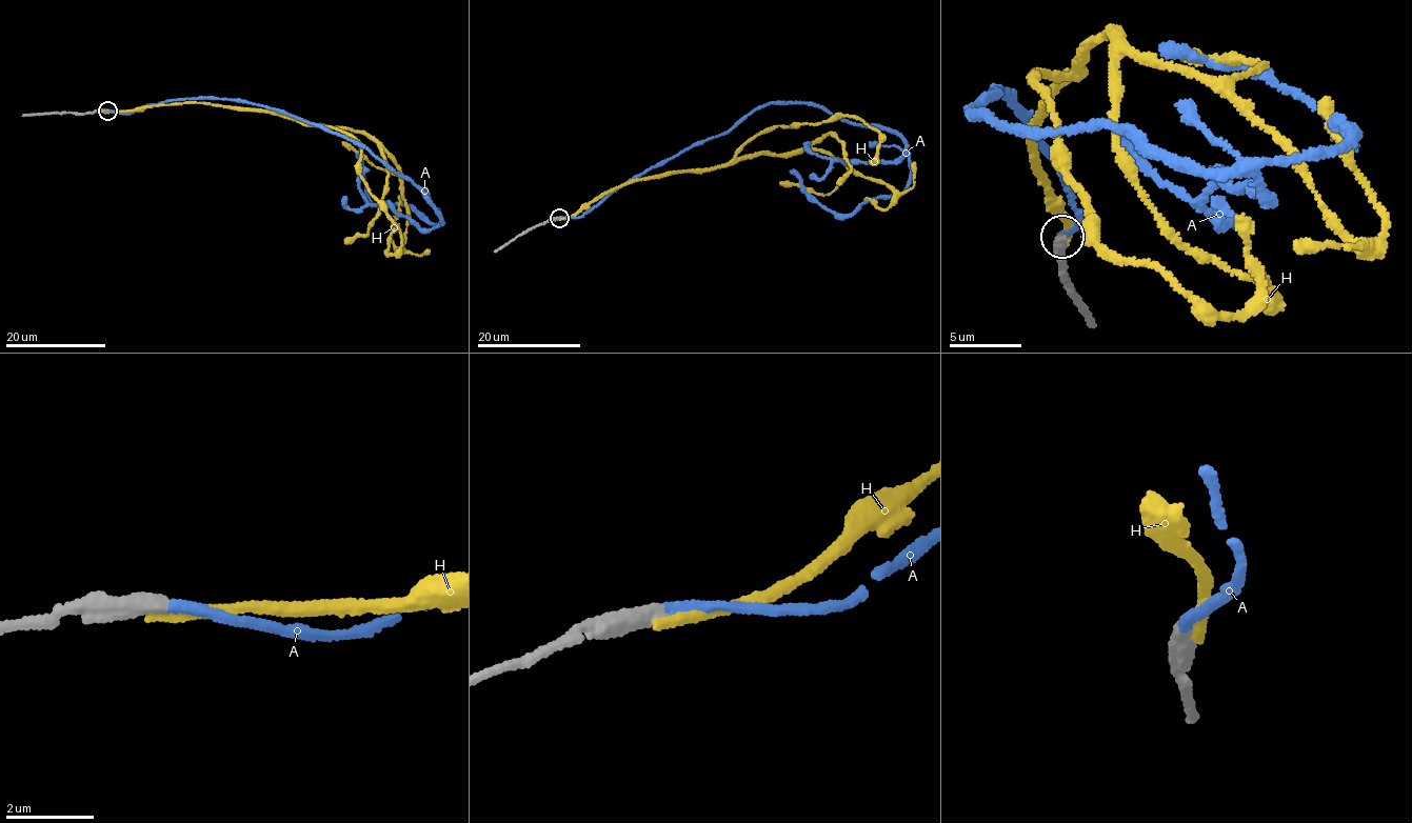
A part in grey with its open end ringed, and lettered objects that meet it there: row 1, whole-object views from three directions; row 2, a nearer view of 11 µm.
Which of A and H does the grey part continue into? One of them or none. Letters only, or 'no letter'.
A

